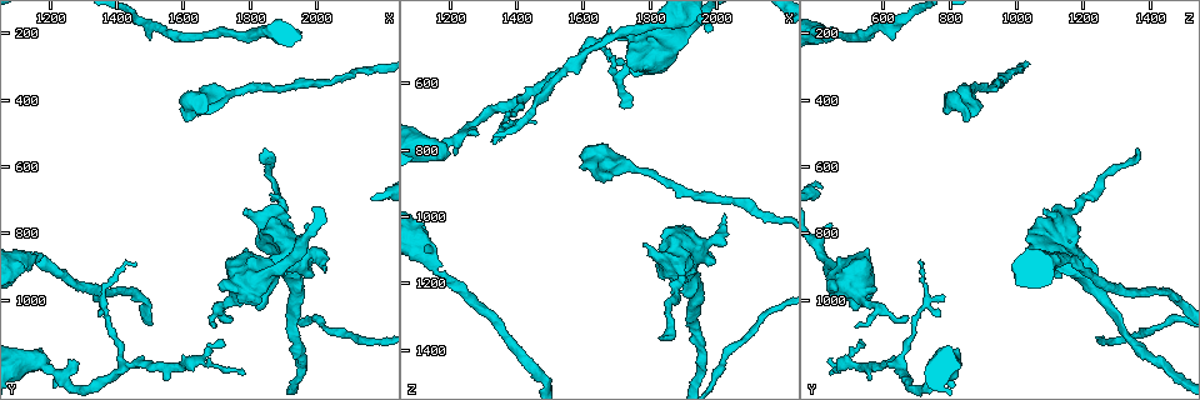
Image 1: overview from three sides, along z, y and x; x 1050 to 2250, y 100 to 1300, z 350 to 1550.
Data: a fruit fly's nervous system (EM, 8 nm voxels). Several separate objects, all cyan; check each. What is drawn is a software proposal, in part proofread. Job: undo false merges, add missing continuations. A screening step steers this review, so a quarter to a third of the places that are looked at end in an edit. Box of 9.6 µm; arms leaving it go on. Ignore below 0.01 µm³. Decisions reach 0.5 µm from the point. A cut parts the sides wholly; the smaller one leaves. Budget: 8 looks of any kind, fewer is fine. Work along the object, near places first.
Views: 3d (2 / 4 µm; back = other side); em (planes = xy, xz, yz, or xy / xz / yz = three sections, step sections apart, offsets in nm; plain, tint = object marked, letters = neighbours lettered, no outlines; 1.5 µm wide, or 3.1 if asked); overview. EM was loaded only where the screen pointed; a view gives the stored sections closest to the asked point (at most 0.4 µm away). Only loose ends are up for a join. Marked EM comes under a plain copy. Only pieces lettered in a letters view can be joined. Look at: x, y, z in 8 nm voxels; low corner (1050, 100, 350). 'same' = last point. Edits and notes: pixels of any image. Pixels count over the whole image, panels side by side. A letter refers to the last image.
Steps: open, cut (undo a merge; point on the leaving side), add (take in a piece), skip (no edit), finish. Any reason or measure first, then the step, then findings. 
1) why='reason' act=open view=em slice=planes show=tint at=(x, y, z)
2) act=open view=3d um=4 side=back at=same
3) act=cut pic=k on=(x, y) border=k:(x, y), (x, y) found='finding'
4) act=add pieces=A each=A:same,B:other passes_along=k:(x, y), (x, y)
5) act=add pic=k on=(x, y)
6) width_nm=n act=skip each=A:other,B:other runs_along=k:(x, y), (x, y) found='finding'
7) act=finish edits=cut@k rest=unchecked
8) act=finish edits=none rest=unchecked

why='sudden change in width' act=open view=em slice=xy step=4 show=tint at=(1890, 730, 1170)

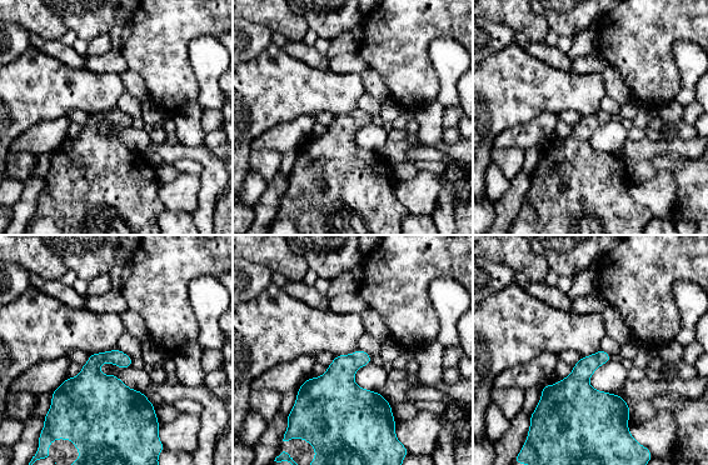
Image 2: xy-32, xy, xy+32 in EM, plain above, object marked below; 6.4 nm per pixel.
act=open view=em slice=planes show=letters at=same

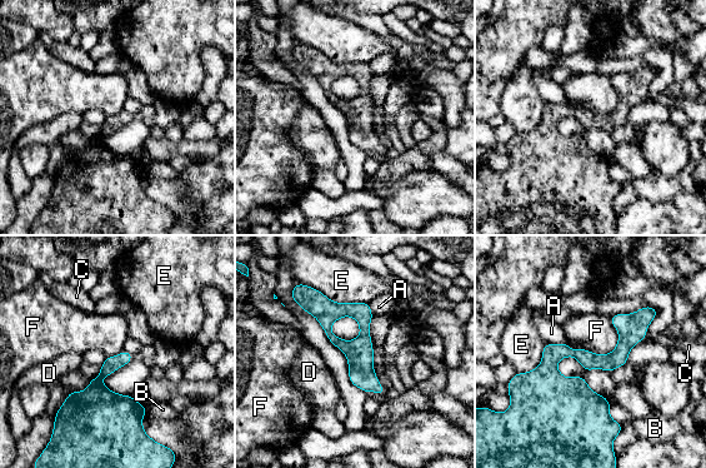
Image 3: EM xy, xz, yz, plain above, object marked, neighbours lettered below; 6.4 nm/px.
act=skip each=A:other,B:other,C:other,D:other,E:other,F:other border=3:(611, 318), (617, 344), (586, 350) found='one neuron here'

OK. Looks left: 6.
why='branch stops here' act=open view=em slice=yz step=8 show=letters at=(2020, 910, 990)

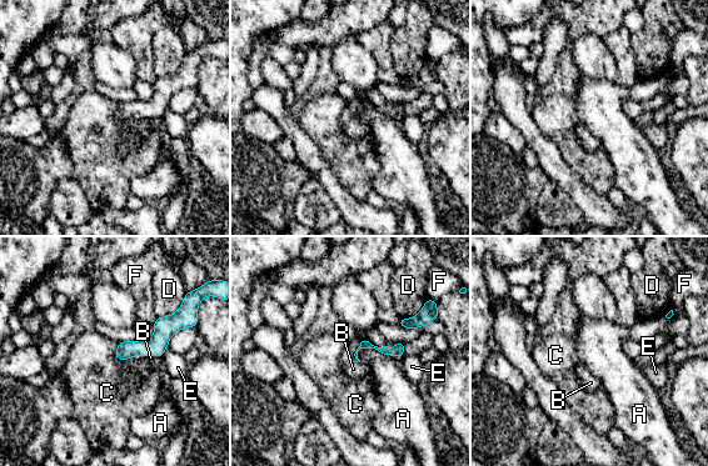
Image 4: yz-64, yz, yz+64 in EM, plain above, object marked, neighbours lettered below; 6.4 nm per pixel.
act=add pieces=B each=A:other,B:same,C:other,D:other,E:other,F:other passes_along=4:(165, 327), (146, 355), (150, 357) found='the neuron continues'

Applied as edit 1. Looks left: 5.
why='branch stops here' act=open view=em slice=planes show=letters at=(1790, 1210, 440)

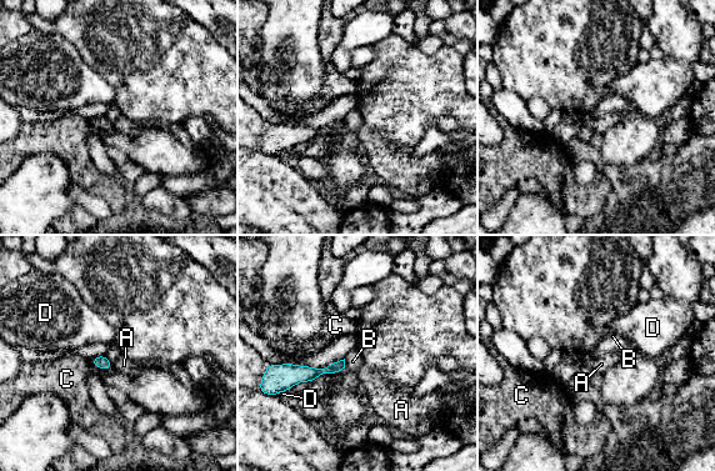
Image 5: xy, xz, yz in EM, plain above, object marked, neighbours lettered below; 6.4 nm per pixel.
act=skip each=A:other,B:other,C:other,D:other border=5:(345, 359), (343, 369) found='no lettered piece goes on from it'

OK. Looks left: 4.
act=finish edits=add@4 rest=unchecked

